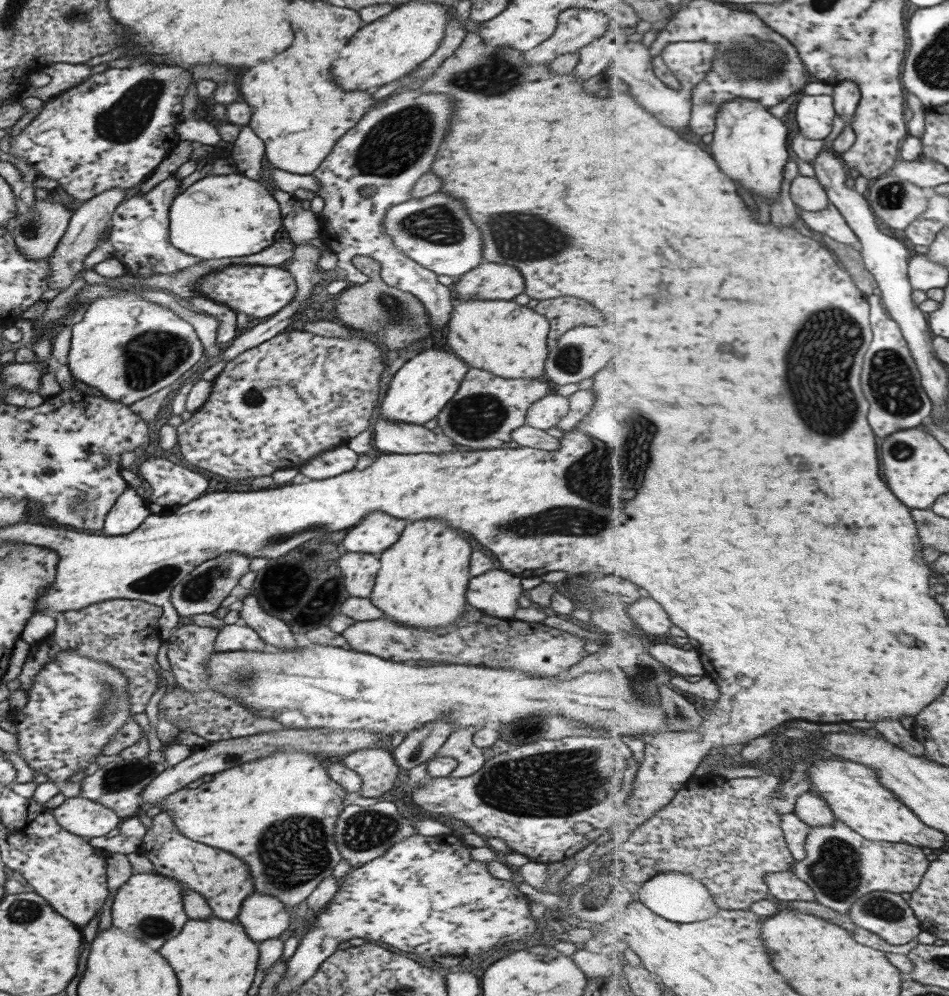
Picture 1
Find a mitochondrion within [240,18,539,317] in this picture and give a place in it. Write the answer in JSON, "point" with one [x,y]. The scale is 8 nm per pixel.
{"point":[397,142]}

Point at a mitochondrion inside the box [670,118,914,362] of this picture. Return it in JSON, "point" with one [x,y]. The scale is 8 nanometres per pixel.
{"point":[893,195]}

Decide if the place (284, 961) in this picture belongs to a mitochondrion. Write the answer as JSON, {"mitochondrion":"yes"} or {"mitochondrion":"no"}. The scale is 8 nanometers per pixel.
{"mitochondrion":"no"}

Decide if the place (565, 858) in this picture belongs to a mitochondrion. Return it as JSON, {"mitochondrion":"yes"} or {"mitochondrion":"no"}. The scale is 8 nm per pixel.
{"mitochondrion":"no"}

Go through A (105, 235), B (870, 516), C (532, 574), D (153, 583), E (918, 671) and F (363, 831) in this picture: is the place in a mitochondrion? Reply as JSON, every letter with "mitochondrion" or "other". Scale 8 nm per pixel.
{"A":"other","B":"other","C":"other","D":"mitochondrion","E":"other","F":"mitochondrion"}

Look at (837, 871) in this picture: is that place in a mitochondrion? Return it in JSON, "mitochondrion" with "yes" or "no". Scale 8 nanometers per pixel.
{"mitochondrion":"yes"}

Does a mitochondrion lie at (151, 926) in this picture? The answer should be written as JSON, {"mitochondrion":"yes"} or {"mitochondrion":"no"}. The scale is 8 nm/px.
{"mitochondrion":"yes"}

